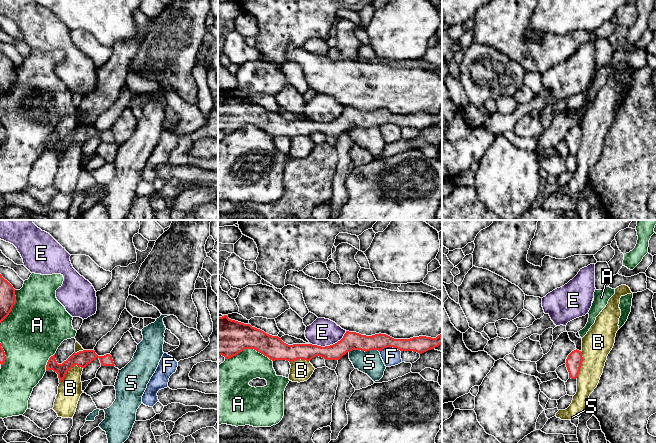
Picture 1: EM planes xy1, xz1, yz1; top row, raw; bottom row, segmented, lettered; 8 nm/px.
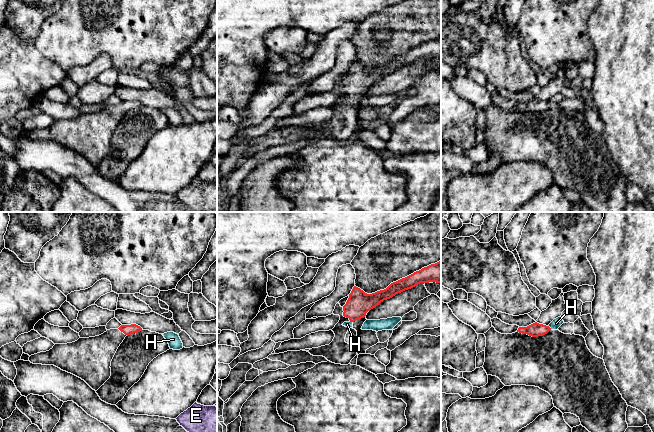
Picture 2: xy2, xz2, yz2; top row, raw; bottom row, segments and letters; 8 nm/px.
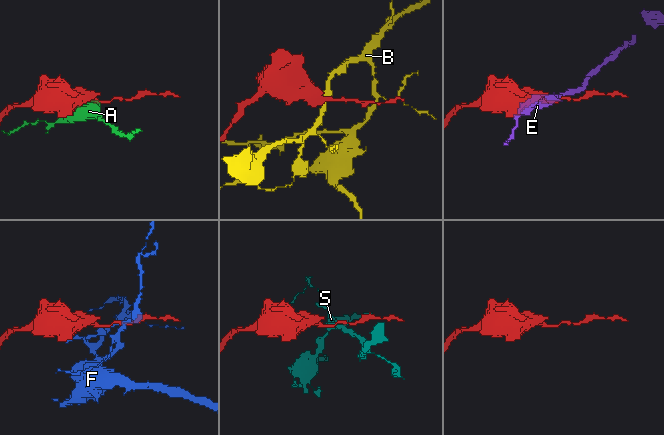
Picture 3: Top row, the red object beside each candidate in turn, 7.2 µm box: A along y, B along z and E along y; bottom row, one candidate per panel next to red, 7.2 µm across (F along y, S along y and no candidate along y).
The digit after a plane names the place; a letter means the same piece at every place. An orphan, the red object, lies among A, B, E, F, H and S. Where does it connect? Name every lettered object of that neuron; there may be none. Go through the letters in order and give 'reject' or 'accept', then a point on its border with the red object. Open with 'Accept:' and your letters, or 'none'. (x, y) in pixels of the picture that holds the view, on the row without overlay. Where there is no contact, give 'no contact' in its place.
Accept: none
A: reject; contact xz1 (249, 124)
B: reject; contact xy1 (70, 144)
E: reject; contact xz1 (330, 121)
F: reject; contact xz1 (389, 122)
H: reject; contact yz2 (550, 104)
S: reject; contact xz1 (364, 126)

